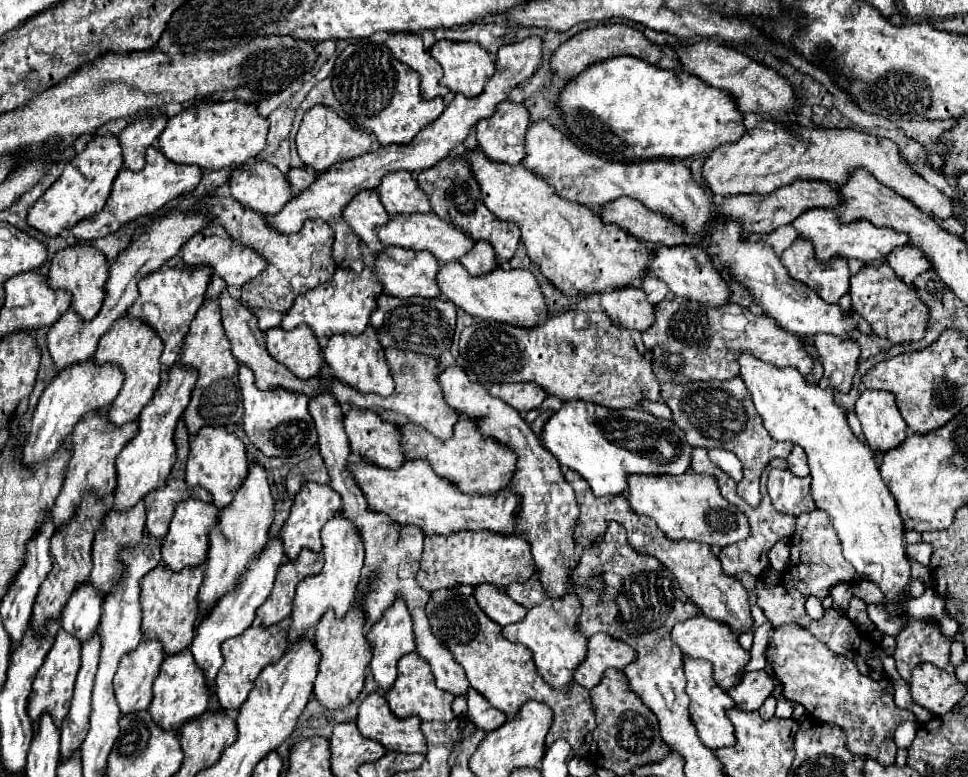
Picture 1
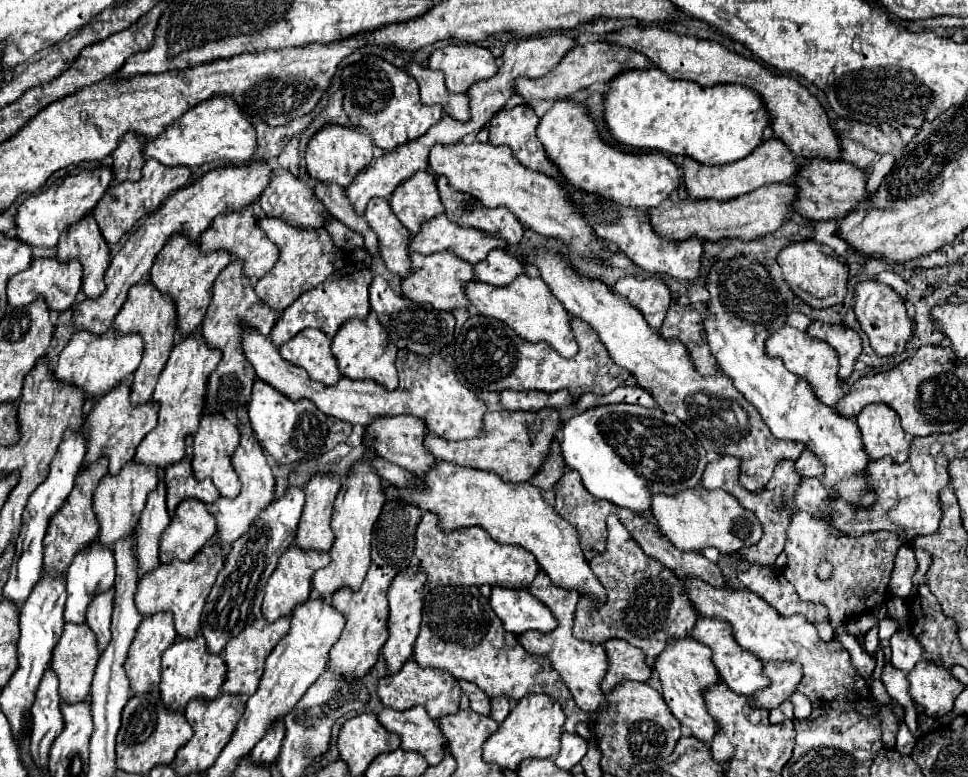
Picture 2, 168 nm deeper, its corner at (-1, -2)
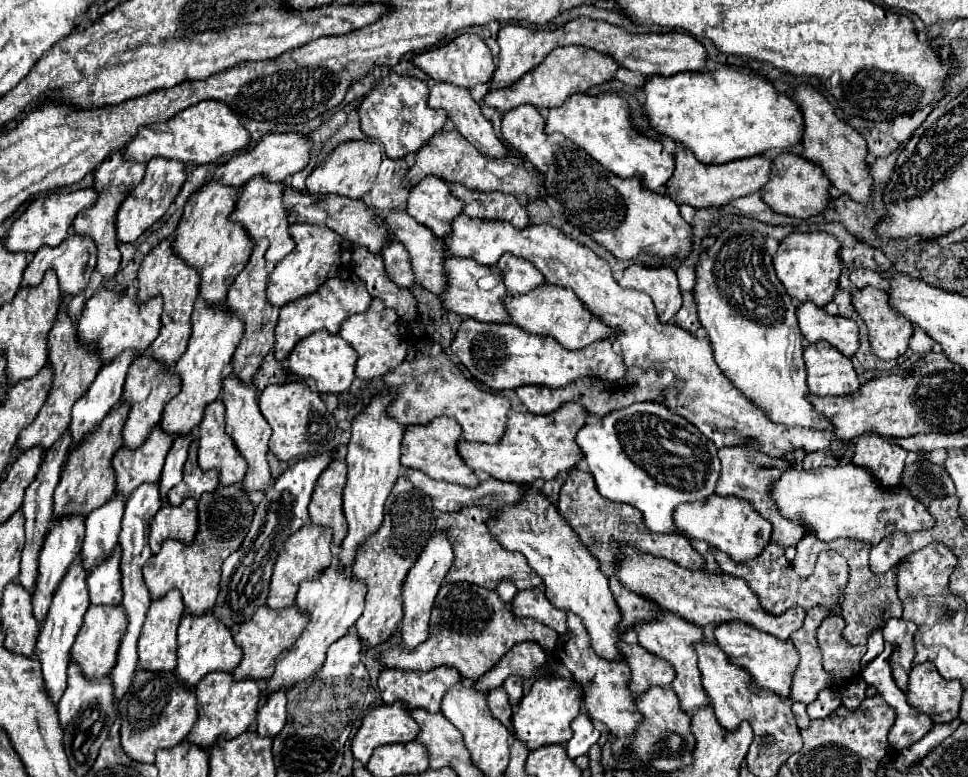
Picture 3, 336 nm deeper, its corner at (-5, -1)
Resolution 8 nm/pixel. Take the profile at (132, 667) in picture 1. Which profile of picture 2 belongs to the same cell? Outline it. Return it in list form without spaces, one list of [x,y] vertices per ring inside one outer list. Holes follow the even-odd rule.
[[[158,613],[154,617],[146,617],[140,623],[136,637],[130,645],[126,663],[124,663],[128,681],[130,681],[130,697],[144,695],[144,691],[158,689],[158,685],[160,685],[160,657],[174,641],[176,641],[176,631],[174,631],[174,619],[170,613]]]

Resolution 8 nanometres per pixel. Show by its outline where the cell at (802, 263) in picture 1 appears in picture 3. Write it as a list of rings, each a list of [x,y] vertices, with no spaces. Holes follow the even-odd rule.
[[[792,232],[784,240],[774,254],[774,270],[778,280],[784,284],[786,292],[798,302],[814,302],[824,308],[838,288],[840,278],[840,258],[838,258],[840,242],[836,236],[826,232]]]

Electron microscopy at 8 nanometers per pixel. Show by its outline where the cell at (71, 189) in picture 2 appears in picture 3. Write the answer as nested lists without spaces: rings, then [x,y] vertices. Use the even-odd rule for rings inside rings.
[[[86,188],[86,190],[78,190],[78,192],[68,192],[68,194],[48,194],[44,198],[32,200],[28,204],[26,212],[8,230],[8,236],[4,240],[6,250],[34,254],[40,246],[58,246],[68,236],[68,228],[72,226],[72,220],[76,218],[76,214],[90,208],[96,202],[94,192],[96,190]]]

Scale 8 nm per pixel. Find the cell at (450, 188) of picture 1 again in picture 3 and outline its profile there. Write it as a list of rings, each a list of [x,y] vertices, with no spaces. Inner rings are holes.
[[[462,184],[450,186],[452,194],[466,202],[464,214],[470,218],[482,218],[482,220],[506,220],[512,222],[516,228],[528,226],[528,214],[526,208],[518,202],[518,198],[510,194],[484,194],[478,190],[470,190]]]

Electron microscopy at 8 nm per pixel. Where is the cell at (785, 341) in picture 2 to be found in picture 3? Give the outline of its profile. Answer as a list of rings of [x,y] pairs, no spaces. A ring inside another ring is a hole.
[[[828,342],[810,344],[804,350],[808,390],[816,396],[848,396],[860,390],[858,374],[844,354]]]

